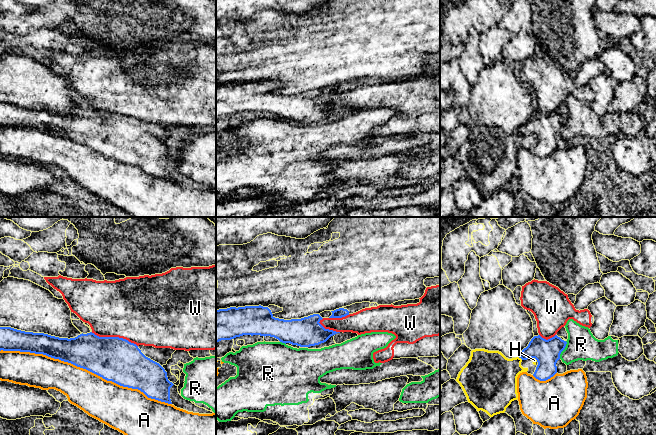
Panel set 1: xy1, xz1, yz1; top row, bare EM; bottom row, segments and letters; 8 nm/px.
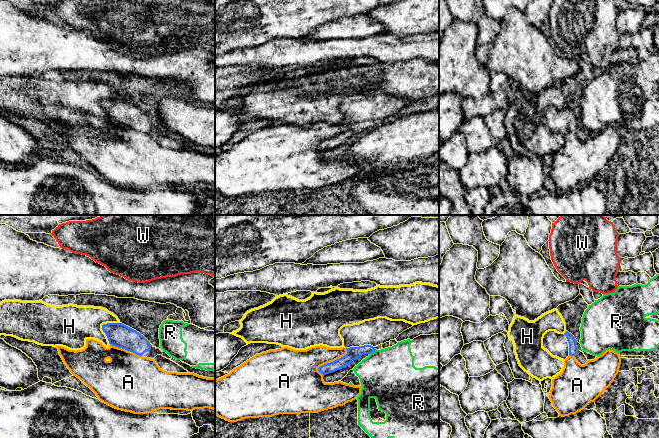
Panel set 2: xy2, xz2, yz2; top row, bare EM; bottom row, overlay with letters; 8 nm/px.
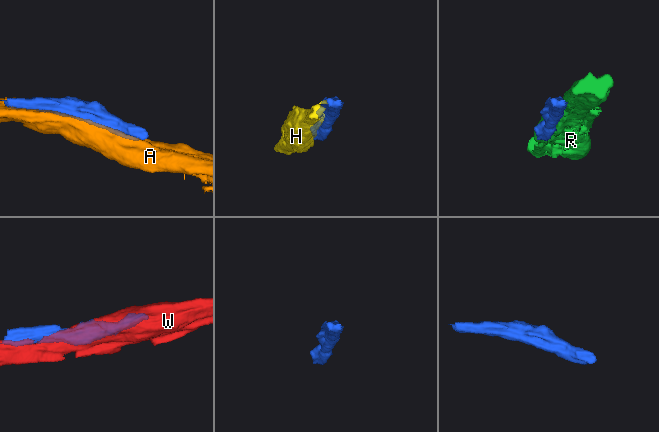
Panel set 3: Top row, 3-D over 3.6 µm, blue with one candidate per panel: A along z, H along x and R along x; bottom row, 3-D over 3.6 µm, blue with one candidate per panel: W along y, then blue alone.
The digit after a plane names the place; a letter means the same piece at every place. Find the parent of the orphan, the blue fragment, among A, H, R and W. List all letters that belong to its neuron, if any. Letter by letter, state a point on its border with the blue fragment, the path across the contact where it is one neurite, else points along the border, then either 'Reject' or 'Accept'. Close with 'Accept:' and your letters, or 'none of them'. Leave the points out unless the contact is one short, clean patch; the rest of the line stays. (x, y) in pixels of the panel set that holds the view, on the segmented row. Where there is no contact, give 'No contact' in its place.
A: Touches blue at xy1 (86, 369). Reject
H: Touches blue at xy2 (102, 326). Reject
R: Touches blue at yz1 (563, 349). Reject
W: Touches blue at xy1 (114, 337). Boundary: xy1 (91, 332), (99, 336), (122, 337), (137, 346). Reject
Accept: none of them

